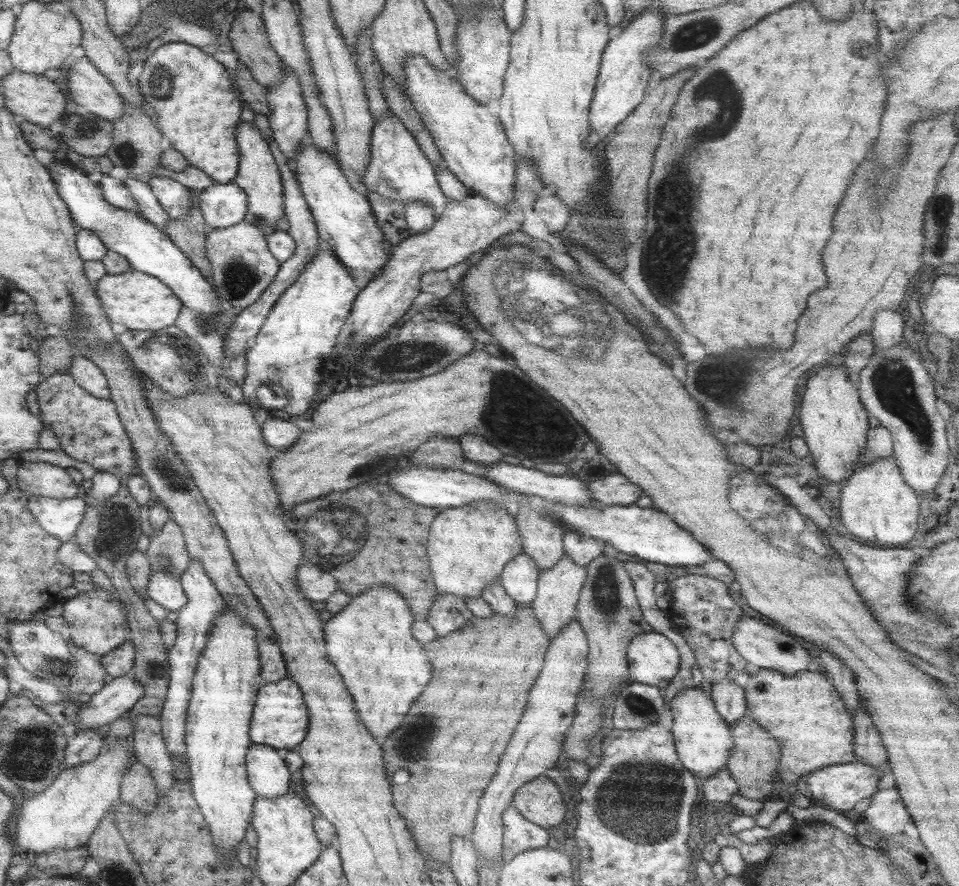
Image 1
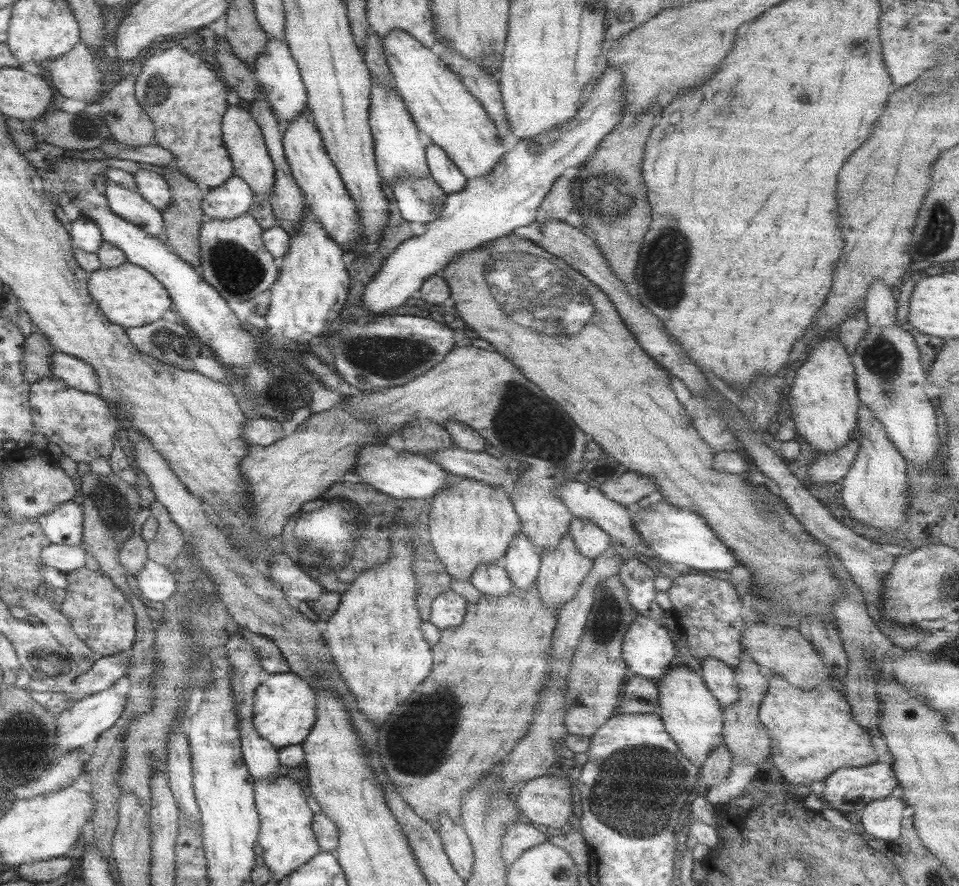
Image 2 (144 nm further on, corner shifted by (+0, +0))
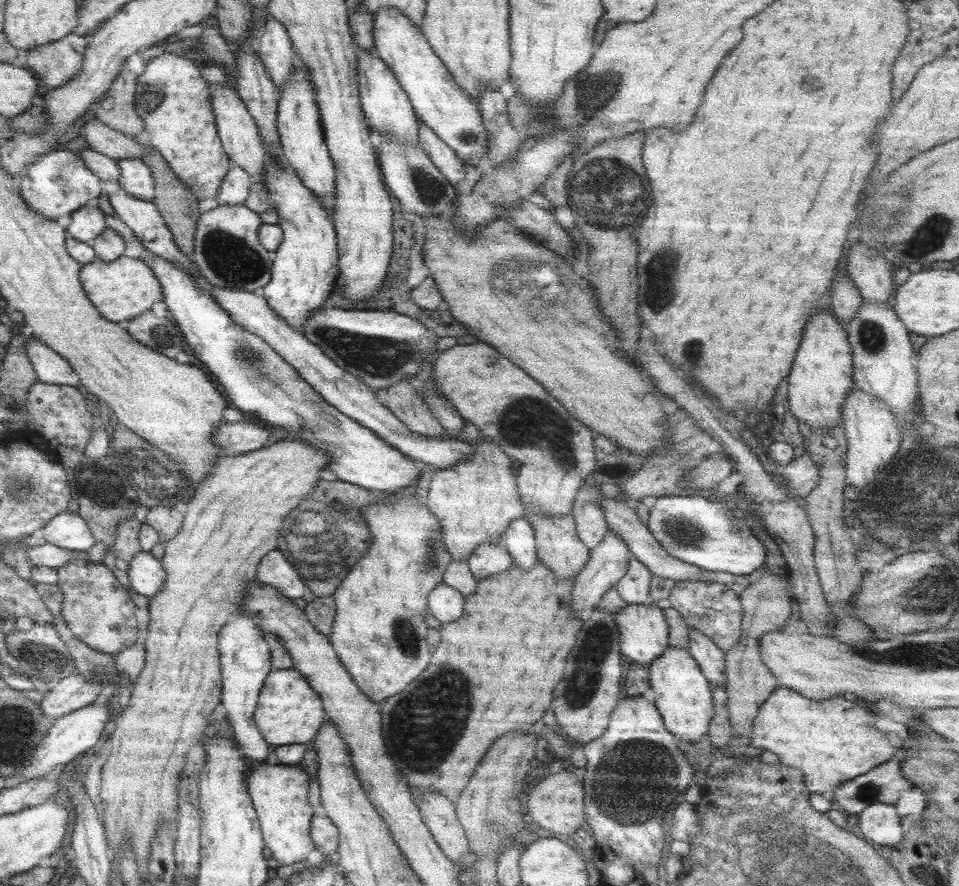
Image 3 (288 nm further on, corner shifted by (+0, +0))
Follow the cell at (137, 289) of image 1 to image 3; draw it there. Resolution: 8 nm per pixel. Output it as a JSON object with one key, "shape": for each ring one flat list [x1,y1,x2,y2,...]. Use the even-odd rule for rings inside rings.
{"shape":[[71,238,65,240,65,250,67,250,67,256,71,260,81,264,79,280,81,280,81,286,85,290,85,296,87,296,87,300,91,300,93,308,105,320,125,326,133,318,149,312,155,302,163,300,161,284,145,262,119,256,117,260,107,264,107,262,95,258,95,252,91,250,89,244,83,244,83,242,77,242,77,240,71,240]]}

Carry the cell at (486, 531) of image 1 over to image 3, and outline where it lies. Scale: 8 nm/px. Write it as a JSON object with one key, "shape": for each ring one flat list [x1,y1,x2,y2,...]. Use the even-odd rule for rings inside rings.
{"shape":[[483,438,479,446,473,446,473,456,469,460,463,460,455,466,449,466,445,470,439,470,431,482,429,482,429,494,425,498,425,508,427,512,435,518,437,528,441,532,441,542,445,550,451,556,451,562,467,562,471,552,479,548,481,544,497,544,505,532,505,528,513,522,519,520,523,514,523,504,519,496,515,494,515,466,511,460,493,446,491,440]]}

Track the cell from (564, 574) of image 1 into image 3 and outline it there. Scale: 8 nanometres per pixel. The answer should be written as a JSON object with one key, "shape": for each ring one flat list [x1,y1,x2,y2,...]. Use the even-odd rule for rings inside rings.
{"shape":[[571,514,559,516,559,518,541,518,541,516,529,516,529,524,535,532,535,548,537,548,537,558,539,562,553,572,553,576,561,580,573,580,581,568,587,564,589,558,589,548,585,548,575,532]]}

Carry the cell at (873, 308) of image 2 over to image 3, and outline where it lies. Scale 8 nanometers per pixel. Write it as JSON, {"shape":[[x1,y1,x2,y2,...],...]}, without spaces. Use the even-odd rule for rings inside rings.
{"shape":[[853,244,851,250,845,252,843,270,853,280,865,304,889,306,891,294,895,294,895,274,891,272,889,260,877,256,875,252]]}

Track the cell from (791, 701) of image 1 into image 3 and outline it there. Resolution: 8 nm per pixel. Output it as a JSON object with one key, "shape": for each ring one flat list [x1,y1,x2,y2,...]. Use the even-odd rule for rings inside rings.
{"shape":[[777,686,757,710,749,744,775,754,779,764,799,770,809,794,833,792,841,782,877,768,897,752,887,742,887,736,875,730,873,722,871,710,859,700,833,696,813,702,789,688]]}

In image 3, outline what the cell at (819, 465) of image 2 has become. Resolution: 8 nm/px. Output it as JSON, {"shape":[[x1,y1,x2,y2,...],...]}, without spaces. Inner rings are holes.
{"shape":[[803,454,795,460,791,460,787,466,777,468,777,474,787,486,787,492,791,496,807,498,815,486,819,484,819,466,813,462,811,454]]}

